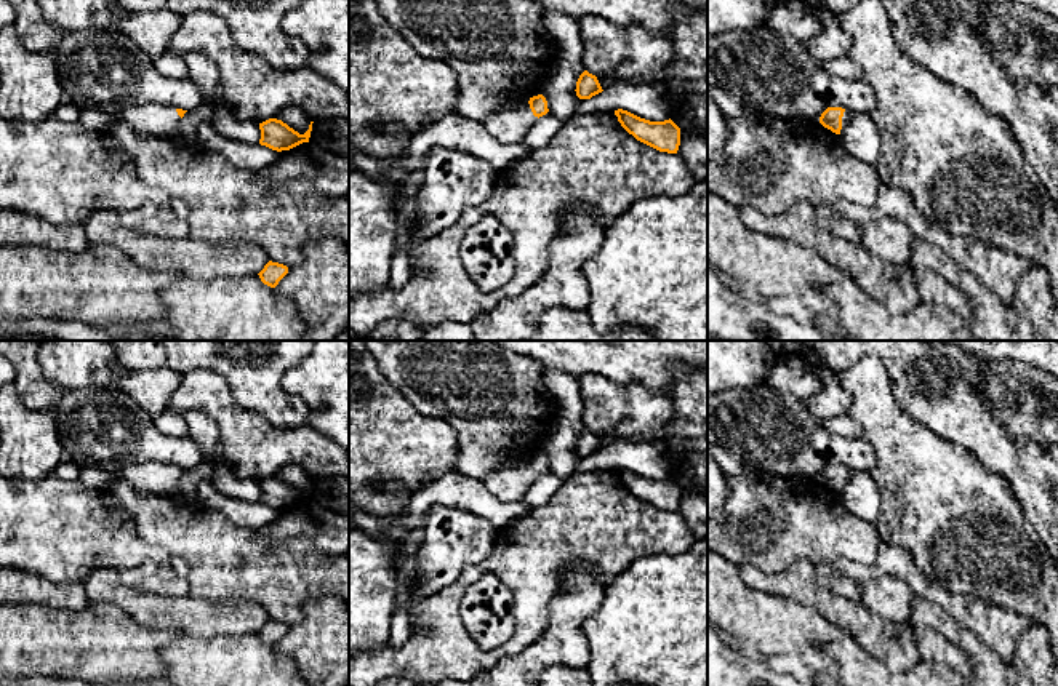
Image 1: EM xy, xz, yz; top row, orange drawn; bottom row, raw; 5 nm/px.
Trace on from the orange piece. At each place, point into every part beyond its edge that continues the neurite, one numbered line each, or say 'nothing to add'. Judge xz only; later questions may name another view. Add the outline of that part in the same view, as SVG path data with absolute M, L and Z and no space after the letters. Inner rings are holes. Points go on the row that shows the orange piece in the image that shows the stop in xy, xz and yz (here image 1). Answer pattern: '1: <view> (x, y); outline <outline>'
1: xz (511, 125); outline M530 99L520 101L512 107L493 114L487 122L485 128L495 139L504 144L522 142L531 125L538 120L533 115Z

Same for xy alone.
1: xy (149, 119); outline M163 104L134 106L125 117L141 136L171 136L181 122L176 107Z

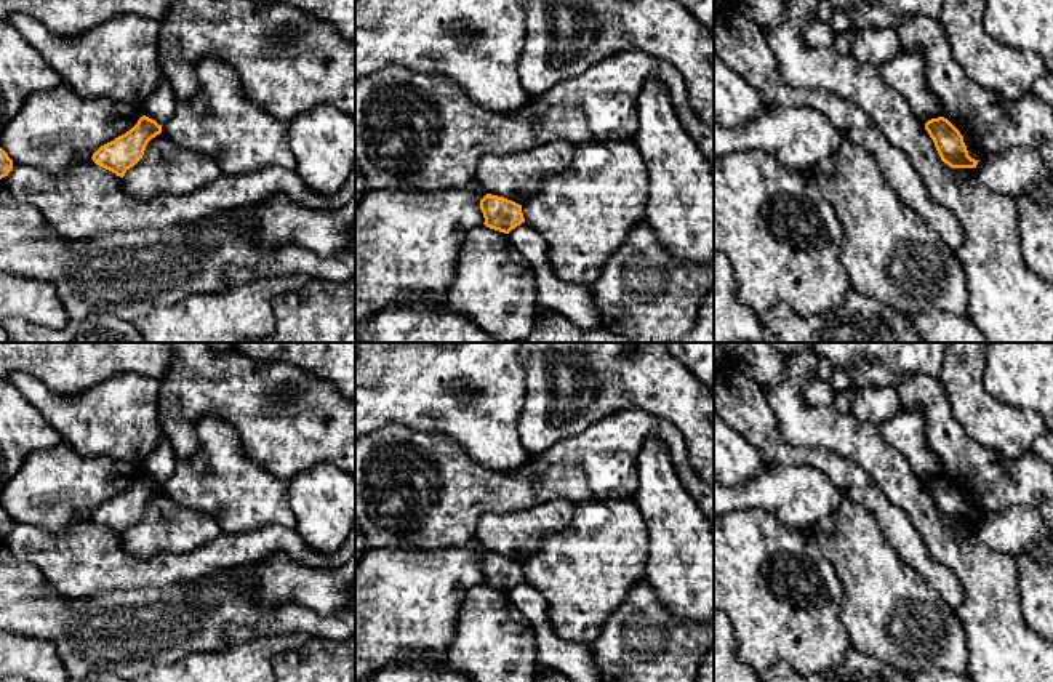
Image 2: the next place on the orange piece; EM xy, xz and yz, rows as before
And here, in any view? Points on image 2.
nothing to add

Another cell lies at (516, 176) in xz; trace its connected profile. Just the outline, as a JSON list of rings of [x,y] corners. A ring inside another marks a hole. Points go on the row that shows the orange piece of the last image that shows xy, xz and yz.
[[[555,139],[528,150],[485,155],[478,162],[477,179],[486,194],[522,205],[539,189],[546,176],[570,170],[575,147],[571,142]]]

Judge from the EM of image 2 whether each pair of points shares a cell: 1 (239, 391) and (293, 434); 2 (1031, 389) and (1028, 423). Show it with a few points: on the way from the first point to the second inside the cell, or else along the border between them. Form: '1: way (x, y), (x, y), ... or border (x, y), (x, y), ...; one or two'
1: way (253, 407), (255, 420), (277, 421); one
2: border (994, 397), (1018, 409), (1031, 409), (1036, 413); two

